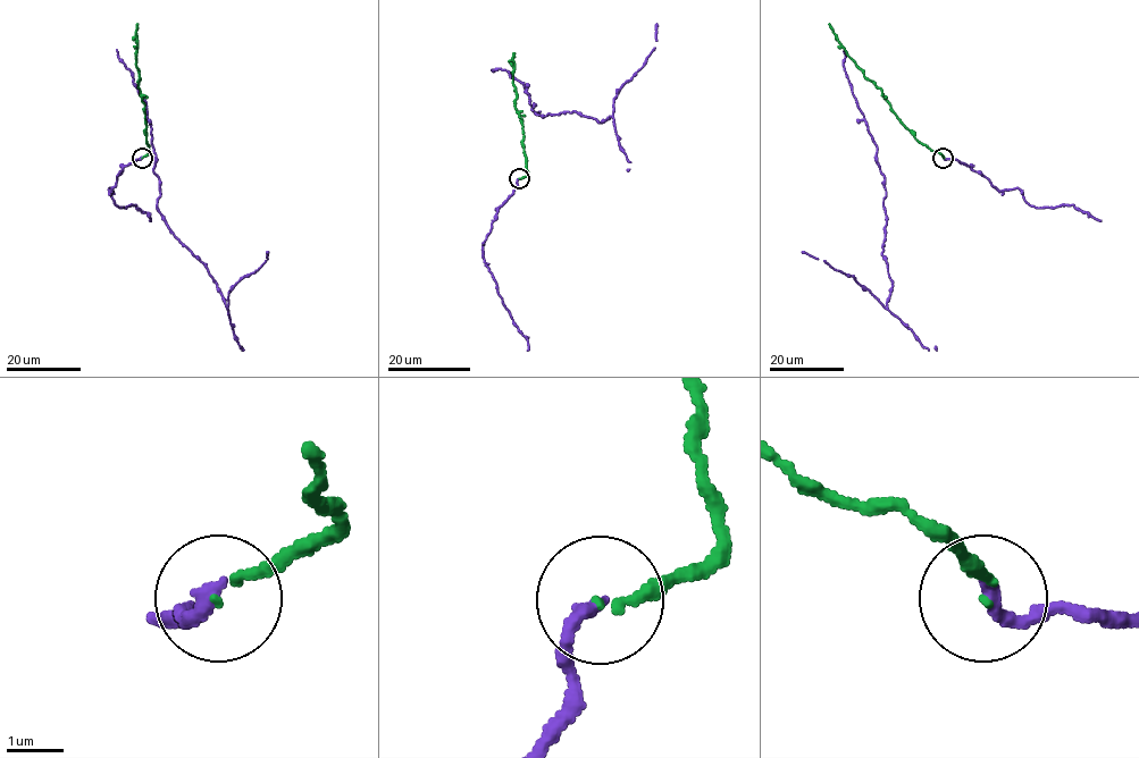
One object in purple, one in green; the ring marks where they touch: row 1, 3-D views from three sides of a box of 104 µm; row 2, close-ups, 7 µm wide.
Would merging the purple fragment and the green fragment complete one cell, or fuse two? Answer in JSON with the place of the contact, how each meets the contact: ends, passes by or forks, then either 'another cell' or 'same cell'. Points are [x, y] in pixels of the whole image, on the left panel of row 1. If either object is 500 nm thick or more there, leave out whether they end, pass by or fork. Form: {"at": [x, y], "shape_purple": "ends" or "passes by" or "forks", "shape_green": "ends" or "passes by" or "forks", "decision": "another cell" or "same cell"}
{"at": [142, 158], "shape_purple": "ends", "shape_green": "ends", "decision": "same cell"}

